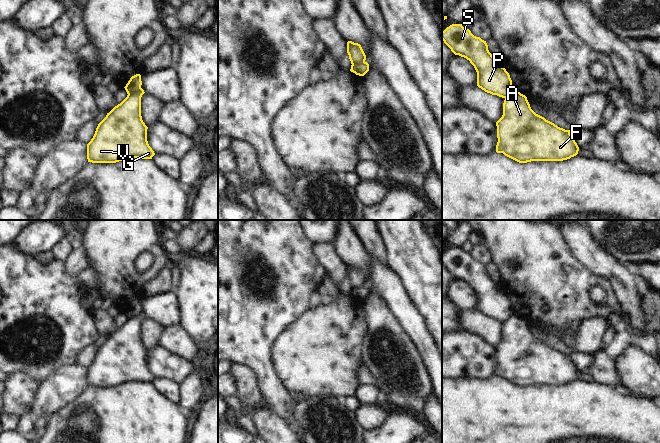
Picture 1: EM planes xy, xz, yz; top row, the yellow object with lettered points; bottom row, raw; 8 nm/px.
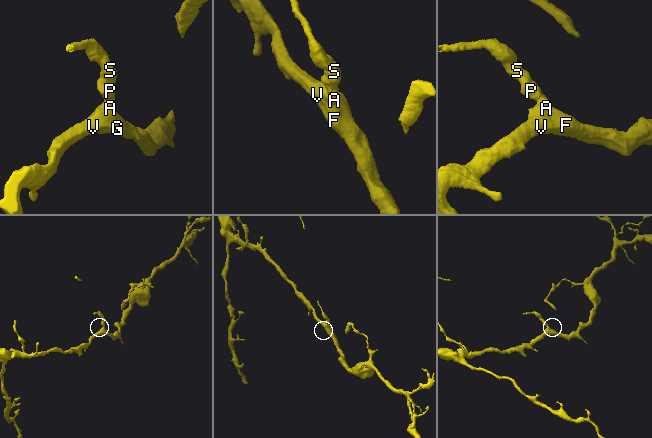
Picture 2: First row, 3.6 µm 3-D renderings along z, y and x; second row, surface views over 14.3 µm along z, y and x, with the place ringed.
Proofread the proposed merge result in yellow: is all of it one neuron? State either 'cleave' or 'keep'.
cleave

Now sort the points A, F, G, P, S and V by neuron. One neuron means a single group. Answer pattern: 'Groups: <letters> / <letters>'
Groups: A F G V / P S

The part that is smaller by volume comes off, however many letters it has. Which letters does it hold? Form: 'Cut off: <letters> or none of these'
Cut off: P, S

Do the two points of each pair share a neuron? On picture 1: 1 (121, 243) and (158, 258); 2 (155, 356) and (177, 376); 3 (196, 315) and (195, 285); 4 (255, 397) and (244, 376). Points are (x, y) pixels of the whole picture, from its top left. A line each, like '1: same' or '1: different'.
1: same
2: same
3: same
4: same

